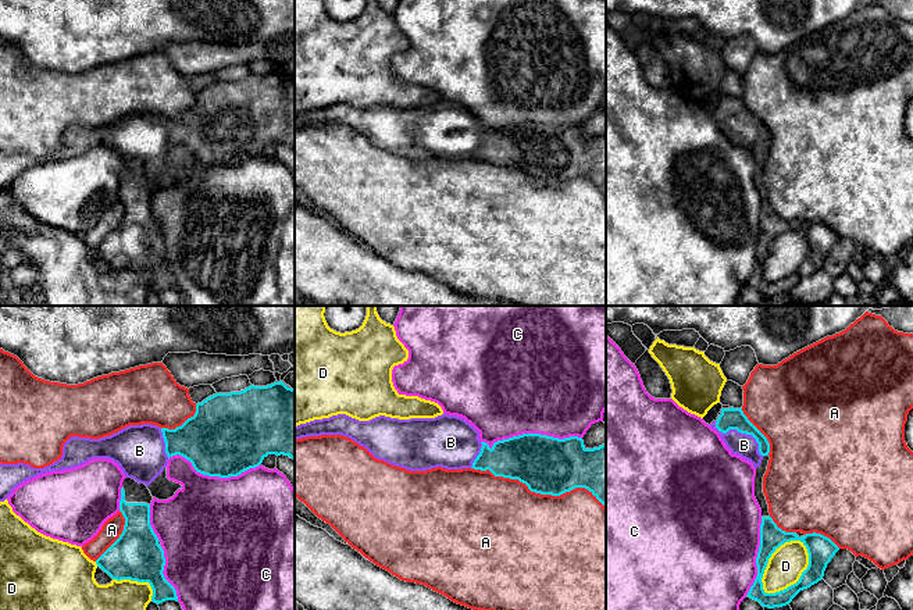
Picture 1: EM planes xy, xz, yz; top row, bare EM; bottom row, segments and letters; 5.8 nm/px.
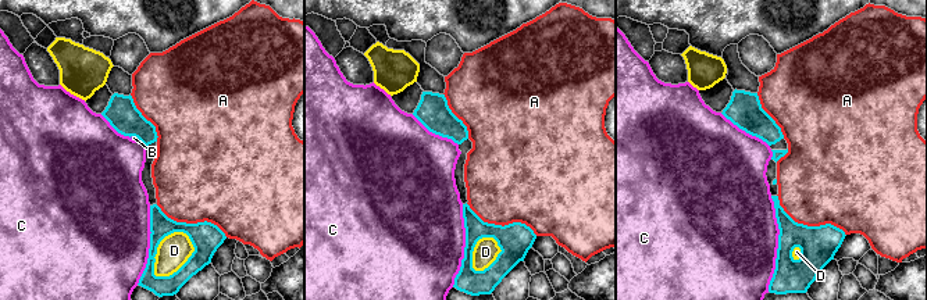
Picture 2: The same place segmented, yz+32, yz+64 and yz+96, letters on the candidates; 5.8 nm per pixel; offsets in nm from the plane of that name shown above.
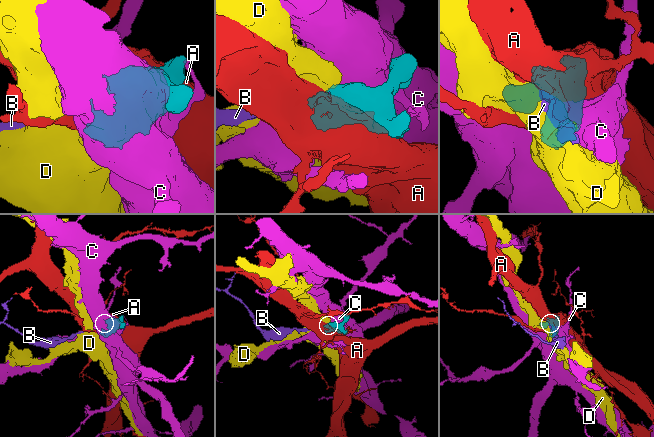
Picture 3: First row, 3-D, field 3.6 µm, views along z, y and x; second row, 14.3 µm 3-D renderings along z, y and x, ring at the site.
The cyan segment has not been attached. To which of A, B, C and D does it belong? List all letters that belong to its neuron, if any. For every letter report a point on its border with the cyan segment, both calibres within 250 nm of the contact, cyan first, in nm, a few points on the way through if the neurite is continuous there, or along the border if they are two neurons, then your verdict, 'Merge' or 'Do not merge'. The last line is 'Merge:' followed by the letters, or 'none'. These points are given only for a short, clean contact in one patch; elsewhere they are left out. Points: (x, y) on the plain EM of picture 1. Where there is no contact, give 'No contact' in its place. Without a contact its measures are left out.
A: Touches cyan at xz (539, 181). Thickness 340 nm (cyan) against 480 nm. Do not merge
B: Touches cyan at yz (742, 121). Thickness 130 nm (cyan) against 130 nm. Path across: yz (730, 107), (742, 121), (744, 134). Merge
C: Touches cyan at xz (531, 122). Thickness 340 nm (cyan) against 500 nm. Do not merge
D: Touches cyan at yz (769, 246). Thickness 140 nm (cyan) against 200 nm. Do not merge
Merge: B

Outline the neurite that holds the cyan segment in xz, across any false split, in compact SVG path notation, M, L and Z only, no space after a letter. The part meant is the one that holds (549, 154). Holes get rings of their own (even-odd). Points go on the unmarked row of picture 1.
M338 103L295 115L295 128L321 124L347 125L365 136L375 147L409 160L427 160L436 156L489 158L495 165L518 168L531 181L552 185L585 176L606 197L606 133L586 138L582 126L578 125L559 128L541 122L523 122L497 129L491 136L478 128L479 121L470 111L449 103L410 108L379 104L370 110Z

